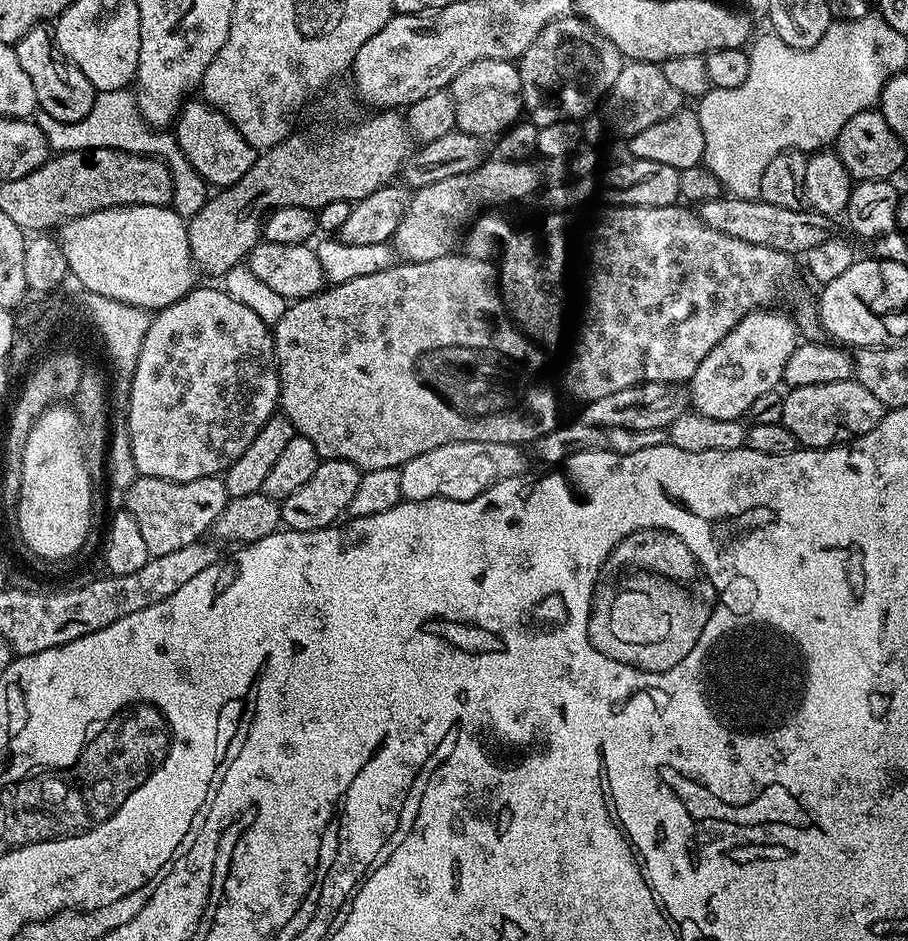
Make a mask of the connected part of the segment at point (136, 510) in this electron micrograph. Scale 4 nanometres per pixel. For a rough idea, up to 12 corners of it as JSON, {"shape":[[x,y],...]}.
{"shape":[[137,475],[123,507],[149,557],[197,543],[230,499],[220,476]]}

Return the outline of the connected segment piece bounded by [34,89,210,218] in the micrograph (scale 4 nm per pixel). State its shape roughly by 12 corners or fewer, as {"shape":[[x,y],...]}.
{"shape":[[129,89],[90,114],[34,122],[59,153],[112,148],[163,159],[170,204],[190,218],[210,195],[175,135],[147,124]]}

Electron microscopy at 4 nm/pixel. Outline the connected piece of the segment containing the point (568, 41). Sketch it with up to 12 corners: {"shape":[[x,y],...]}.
{"shape":[[582,16],[518,61],[527,119],[595,113],[626,64]]}

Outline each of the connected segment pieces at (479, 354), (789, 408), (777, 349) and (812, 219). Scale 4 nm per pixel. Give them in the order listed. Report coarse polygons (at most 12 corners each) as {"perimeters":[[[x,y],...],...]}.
{"perimeters":[[[397,262],[291,301],[279,407],[400,468],[561,423],[497,269]],[[855,379],[793,388],[782,423],[797,445],[864,436],[885,406]],[[789,313],[749,314],[702,358],[690,404],[740,420],[783,381]],[[706,200],[706,226],[789,254],[830,236],[820,212]]]}

